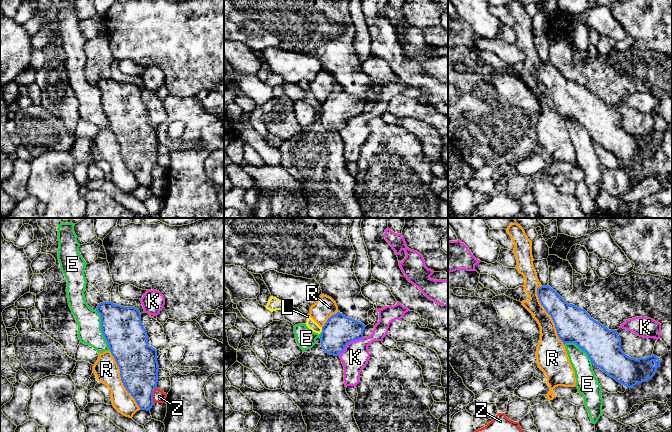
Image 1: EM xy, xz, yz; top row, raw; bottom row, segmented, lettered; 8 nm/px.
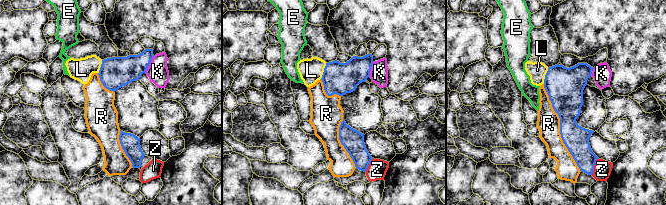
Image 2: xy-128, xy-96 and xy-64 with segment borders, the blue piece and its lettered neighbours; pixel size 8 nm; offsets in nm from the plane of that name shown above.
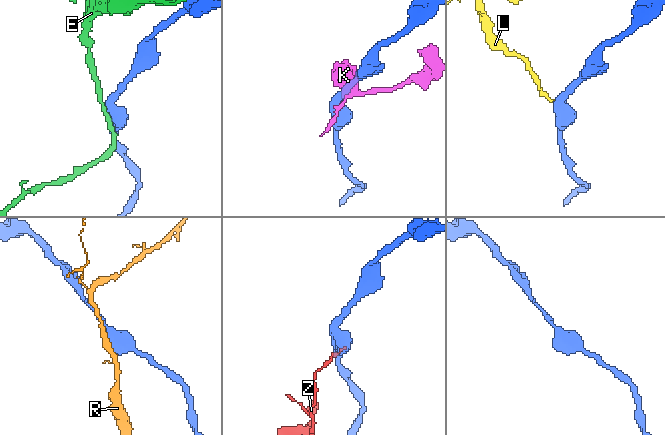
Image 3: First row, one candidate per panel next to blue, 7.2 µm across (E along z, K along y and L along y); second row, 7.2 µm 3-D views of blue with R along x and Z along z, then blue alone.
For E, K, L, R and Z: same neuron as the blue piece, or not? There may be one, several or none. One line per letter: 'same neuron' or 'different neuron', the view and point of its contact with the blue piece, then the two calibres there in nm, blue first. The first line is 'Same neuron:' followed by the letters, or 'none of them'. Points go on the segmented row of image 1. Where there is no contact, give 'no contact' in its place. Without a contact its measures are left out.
Same neuron: none of them
E: different neuron; meets blue in xy at (102, 330); 320 nm thick on the blue side, 190 nm on the other
K: different neuron; meets blue in xz at (349, 342); 260 nm thick on the blue side, 220 nm on the other
L: different neuron; meets blue in xz at (322, 330); 260 nm thick on the blue side, 80 nm on the other
R: different neuron; meets blue in yz at (550, 315); 280 nm thick on the blue side, 190 nm on the other
Z: different neuron; meets blue in xy at (152, 395); 300 nm thick on the blue side, 100 nm on the other

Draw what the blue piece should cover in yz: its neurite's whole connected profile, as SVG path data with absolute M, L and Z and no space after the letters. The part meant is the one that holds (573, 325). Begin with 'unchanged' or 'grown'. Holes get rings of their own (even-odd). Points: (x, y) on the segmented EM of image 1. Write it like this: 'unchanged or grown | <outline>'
unchanged | M549 285L538 287L537 295L551 316L559 339L564 345L575 343L587 353L592 365L627 388L654 376L660 365L657 356L639 359L627 356L621 350L617 330L609 330L584 309L568 304Z

